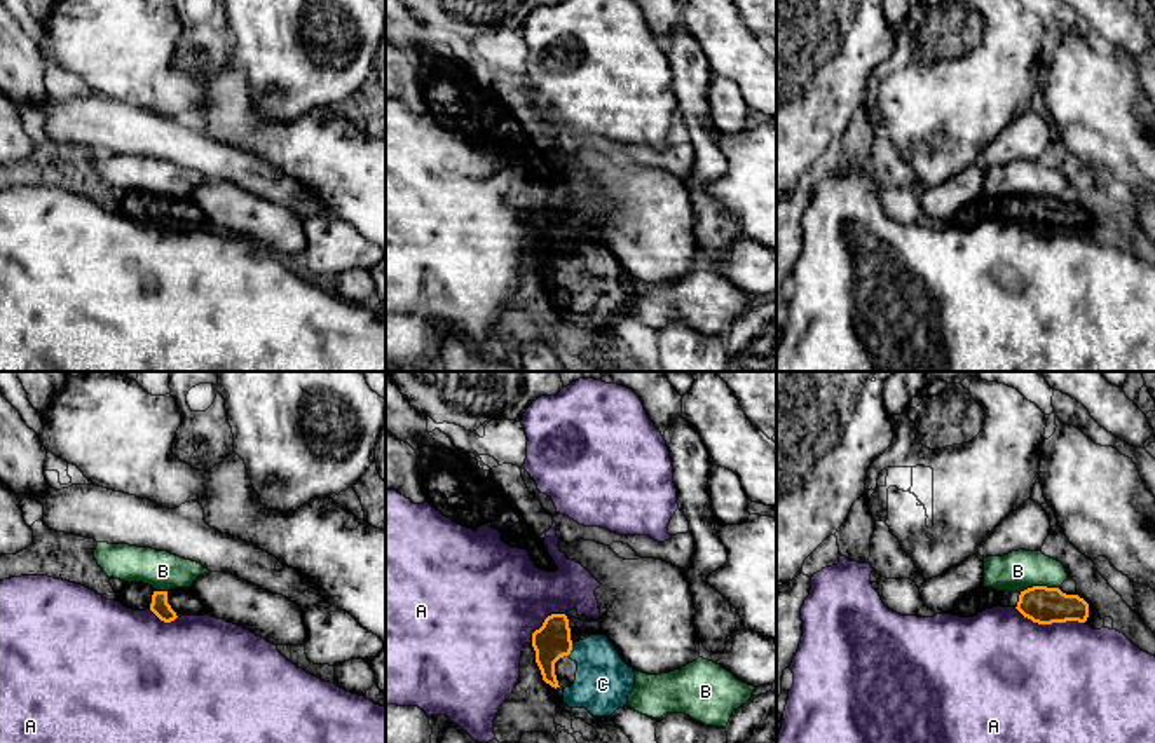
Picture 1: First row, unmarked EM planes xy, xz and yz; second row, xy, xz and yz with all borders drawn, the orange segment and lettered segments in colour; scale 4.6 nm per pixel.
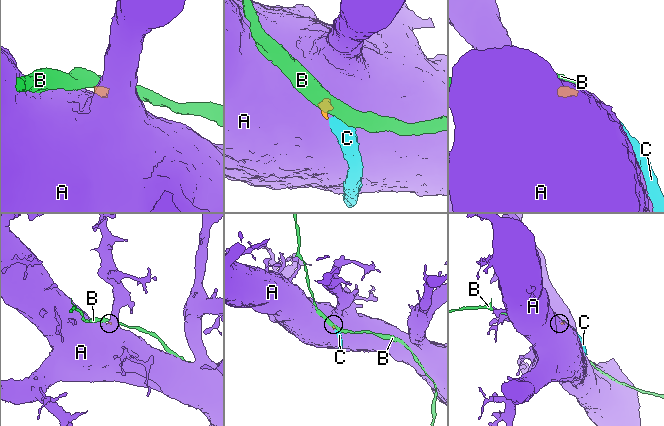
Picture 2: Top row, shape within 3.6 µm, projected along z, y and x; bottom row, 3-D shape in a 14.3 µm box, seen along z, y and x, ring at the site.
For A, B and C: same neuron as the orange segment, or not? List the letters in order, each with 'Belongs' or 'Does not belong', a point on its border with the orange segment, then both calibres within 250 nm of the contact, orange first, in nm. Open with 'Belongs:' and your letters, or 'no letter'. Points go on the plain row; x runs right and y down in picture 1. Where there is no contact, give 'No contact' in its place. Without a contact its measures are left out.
Belongs: C
A: Does not belong. Touches orange at yz (1049, 232). Thickness 170 nm (orange) against 500 nm
B: Does not belong. Touches orange at yz (1038, 196). Thickness 170 nm (orange) against 190 nm
C: Belongs. Touches orange at xz (571, 259). Thickness 170 nm (orange) against 260 nm

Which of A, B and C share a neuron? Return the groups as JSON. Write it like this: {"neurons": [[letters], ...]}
{"neurons": [["A"], ["B"], ["C"]]}

